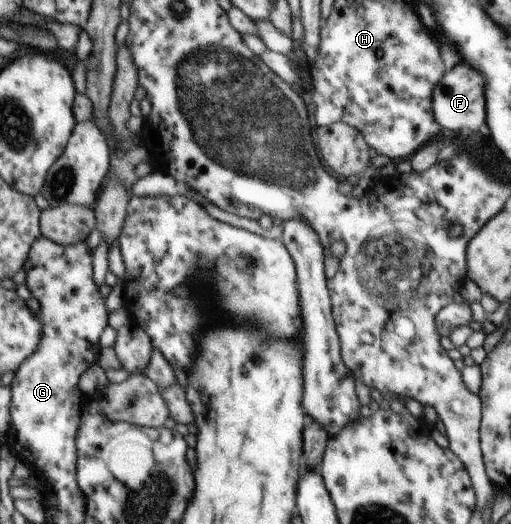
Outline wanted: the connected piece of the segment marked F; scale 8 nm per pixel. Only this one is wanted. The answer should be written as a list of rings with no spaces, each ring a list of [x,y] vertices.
[[[458,64],[458,68],[452,68],[442,76],[441,81],[433,89],[432,112],[434,120],[442,128],[458,134],[460,132],[476,132],[484,126],[484,96],[482,96],[482,76],[474,72],[468,64]]]

